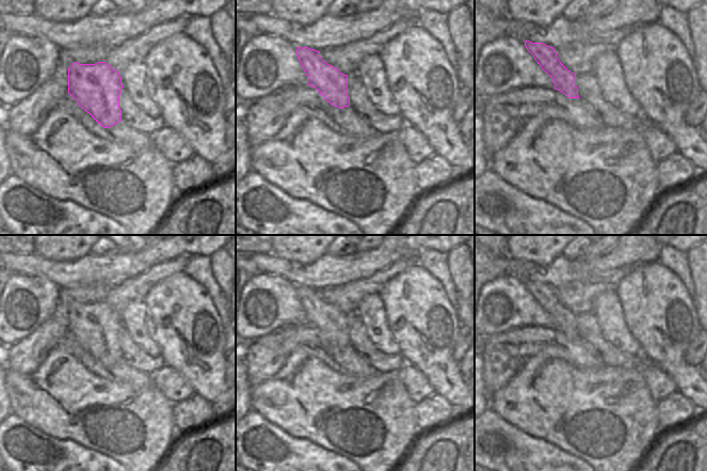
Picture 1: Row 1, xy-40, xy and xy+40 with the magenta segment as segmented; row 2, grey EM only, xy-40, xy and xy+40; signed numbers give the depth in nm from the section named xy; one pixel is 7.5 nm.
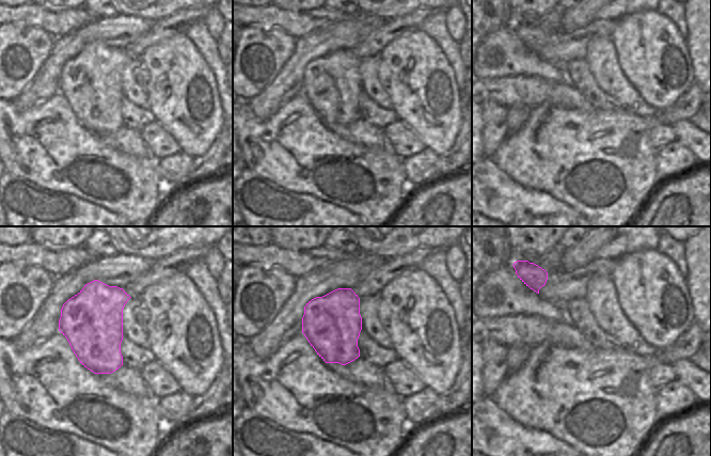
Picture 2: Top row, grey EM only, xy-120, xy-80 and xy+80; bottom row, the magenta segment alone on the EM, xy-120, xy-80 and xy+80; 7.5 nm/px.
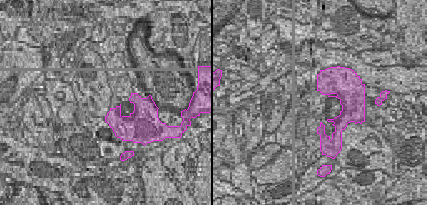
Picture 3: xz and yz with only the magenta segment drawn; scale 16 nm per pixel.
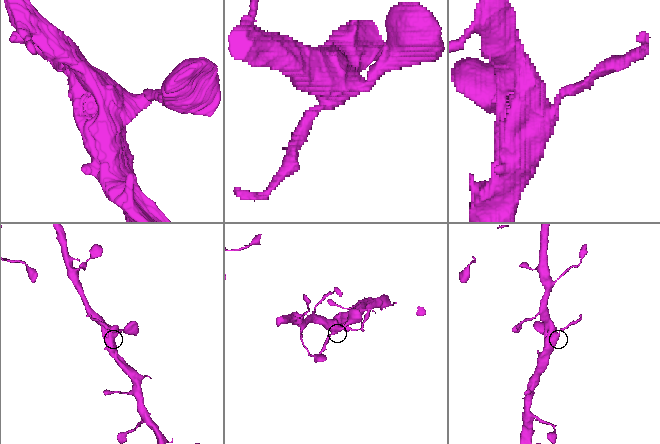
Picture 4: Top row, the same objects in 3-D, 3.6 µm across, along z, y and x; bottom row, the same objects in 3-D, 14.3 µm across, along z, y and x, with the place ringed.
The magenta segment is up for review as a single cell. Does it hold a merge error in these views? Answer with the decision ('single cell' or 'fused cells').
fused cells

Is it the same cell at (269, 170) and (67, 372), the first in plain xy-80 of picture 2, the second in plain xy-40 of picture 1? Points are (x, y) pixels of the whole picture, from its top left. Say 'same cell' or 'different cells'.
same cell

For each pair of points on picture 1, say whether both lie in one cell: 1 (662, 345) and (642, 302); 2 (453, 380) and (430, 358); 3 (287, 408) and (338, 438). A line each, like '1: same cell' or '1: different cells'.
1: same cell
2: same cell
3: same cell

